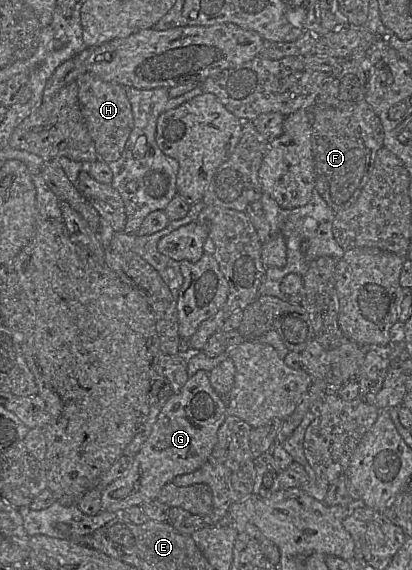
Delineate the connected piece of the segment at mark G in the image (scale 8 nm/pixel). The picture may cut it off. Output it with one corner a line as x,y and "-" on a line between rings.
199,370
178,393
169,398
158,415
149,438
135,455
128,472
102,491
102,511
121,513
132,507
142,507
156,501
165,485
173,482
178,476
198,470
207,462
218,442
218,431
228,416
226,402
213,389
209,373

